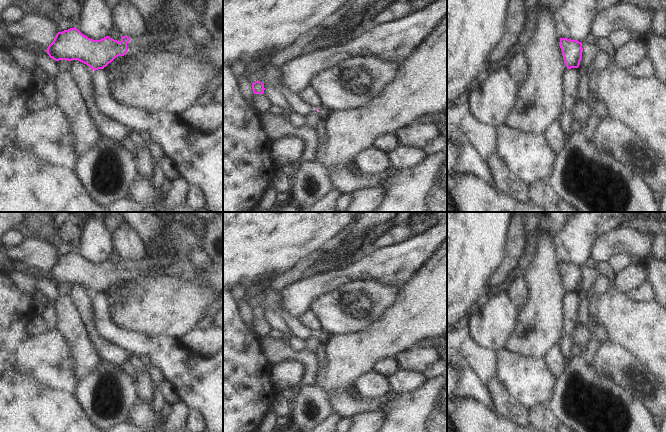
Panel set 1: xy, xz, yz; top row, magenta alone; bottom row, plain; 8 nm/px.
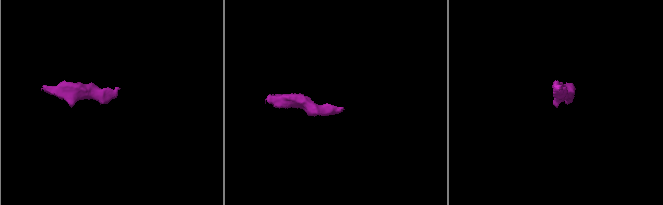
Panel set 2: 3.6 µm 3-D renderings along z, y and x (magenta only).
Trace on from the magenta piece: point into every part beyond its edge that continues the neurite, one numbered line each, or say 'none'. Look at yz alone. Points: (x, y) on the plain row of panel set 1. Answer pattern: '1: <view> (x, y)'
none

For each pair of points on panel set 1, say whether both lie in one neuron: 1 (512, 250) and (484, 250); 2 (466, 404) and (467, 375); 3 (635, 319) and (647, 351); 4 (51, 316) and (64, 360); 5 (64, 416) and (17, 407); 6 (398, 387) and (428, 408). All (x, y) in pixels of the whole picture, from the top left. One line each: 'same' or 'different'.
1: different
2: different
3: same
4: different
5: same
6: different

